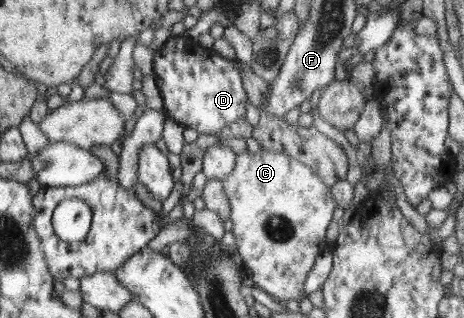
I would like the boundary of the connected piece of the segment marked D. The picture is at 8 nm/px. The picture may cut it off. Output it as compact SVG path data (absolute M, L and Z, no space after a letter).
M192 33L171 36L161 47L154 50L153 76L157 87L160 89L165 111L169 119L182 124L184 127L193 128L199 134L216 134L222 132L223 127L229 123L239 123L239 119L246 119L247 95L243 89L243 75L241 65L235 58L225 59L213 49L204 48L198 44L197 37Z

